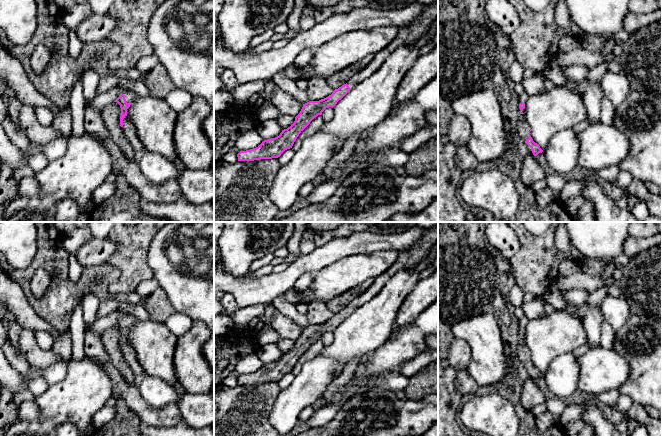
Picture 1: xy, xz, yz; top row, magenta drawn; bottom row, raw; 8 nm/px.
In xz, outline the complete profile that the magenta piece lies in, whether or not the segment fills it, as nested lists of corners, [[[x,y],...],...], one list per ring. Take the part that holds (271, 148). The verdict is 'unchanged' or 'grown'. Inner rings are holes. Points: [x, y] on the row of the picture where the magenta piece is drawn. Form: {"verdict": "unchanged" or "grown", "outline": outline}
{"verdict": "grown", "outline": [[[438,1],[426,5],[422,14],[416,21],[408,26],[399,28],[398,35],[385,48],[374,54],[372,61],[355,74],[346,84],[335,89],[331,95],[319,101],[309,101],[303,104],[300,113],[295,117],[294,123],[282,130],[279,136],[264,140],[258,147],[240,151],[237,154],[238,161],[254,161],[260,159],[278,158],[281,154],[292,148],[299,134],[310,122],[321,115],[329,107],[334,107],[351,89],[359,82],[370,77],[389,57],[389,55],[401,45],[413,45],[422,38],[438,18]]]}

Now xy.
{"verdict": "grown", "outline": [[[126,92],[125,94],[121,94],[114,102],[117,102],[121,108],[121,116],[120,116],[120,126],[123,129],[124,136],[131,143],[137,159],[142,155],[144,151],[144,146],[137,135],[136,129],[134,128],[133,123],[127,116],[127,109],[130,107],[131,103],[135,101],[139,96]]]}

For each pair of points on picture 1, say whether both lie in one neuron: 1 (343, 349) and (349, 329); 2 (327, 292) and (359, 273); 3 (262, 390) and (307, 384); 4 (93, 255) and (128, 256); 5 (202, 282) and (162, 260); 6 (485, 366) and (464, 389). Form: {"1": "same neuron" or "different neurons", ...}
{"1": "same neuron", "2": "same neuron", "3": "different neurons", "4": "different neurons", "5": "same neuron", "6": "different neurons"}

